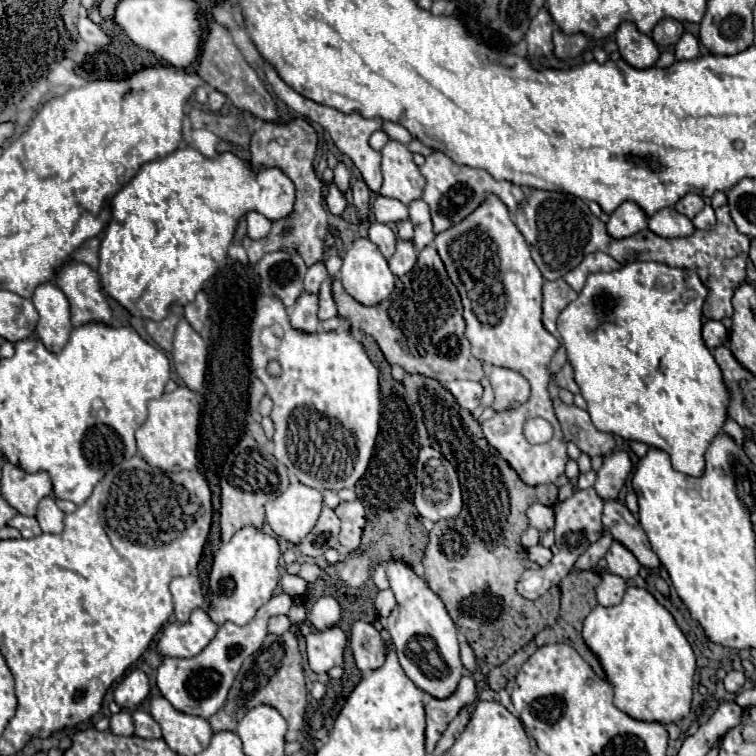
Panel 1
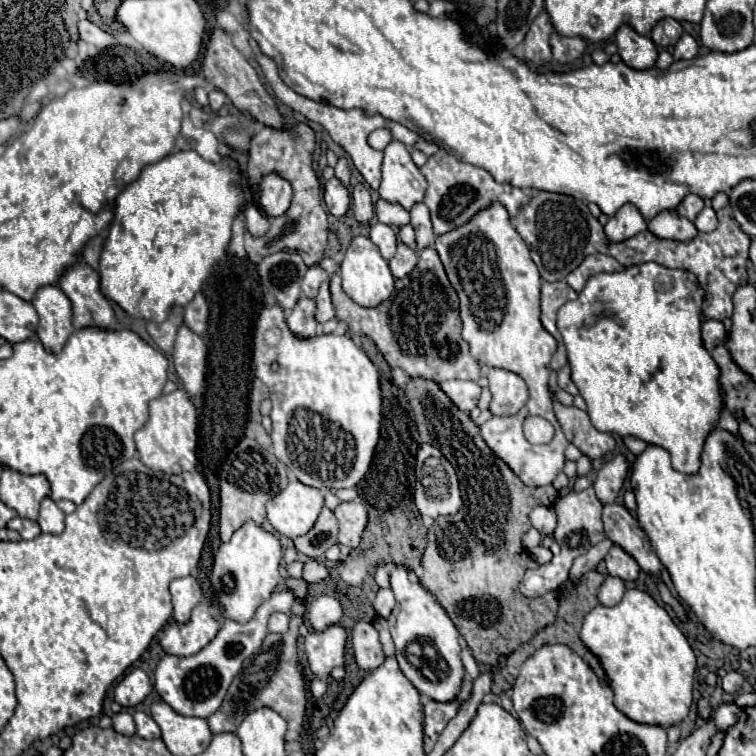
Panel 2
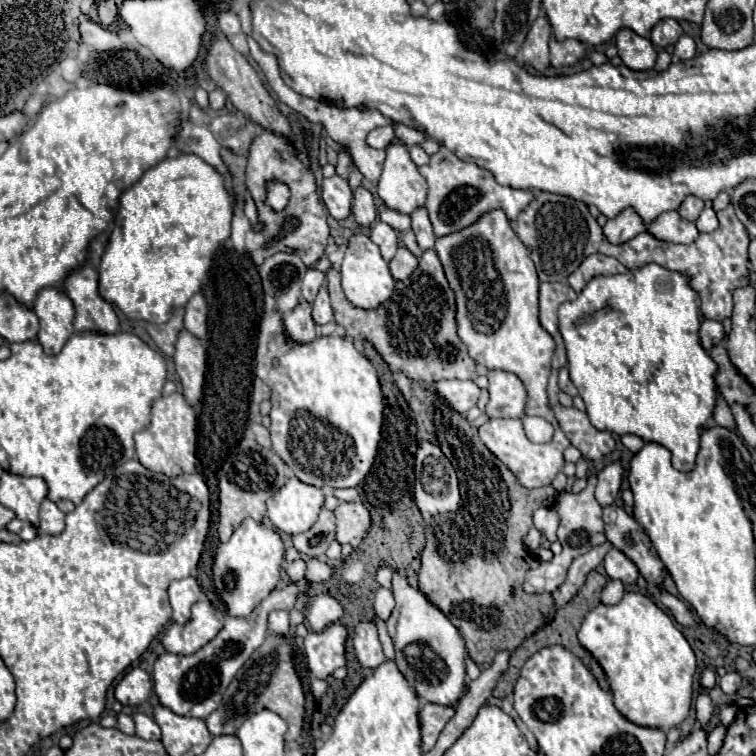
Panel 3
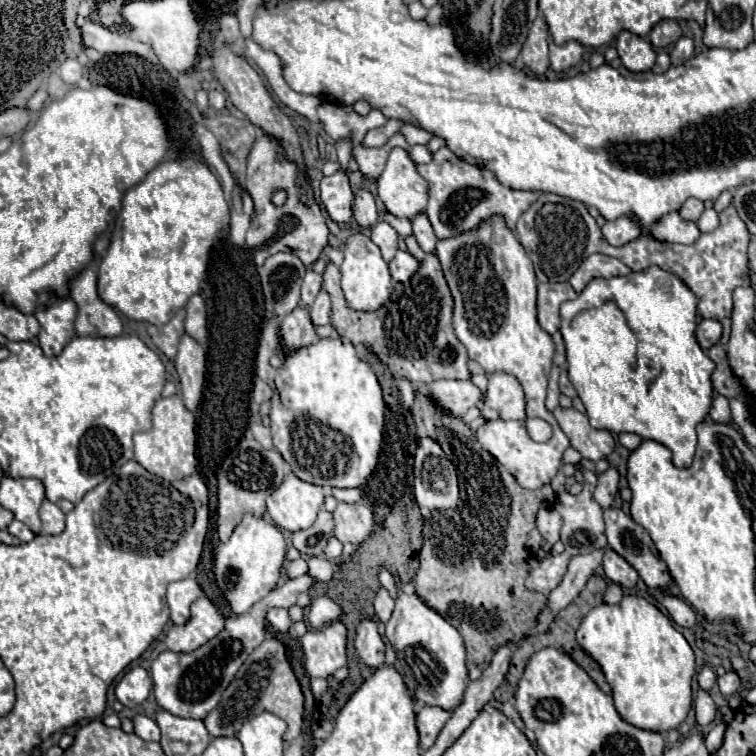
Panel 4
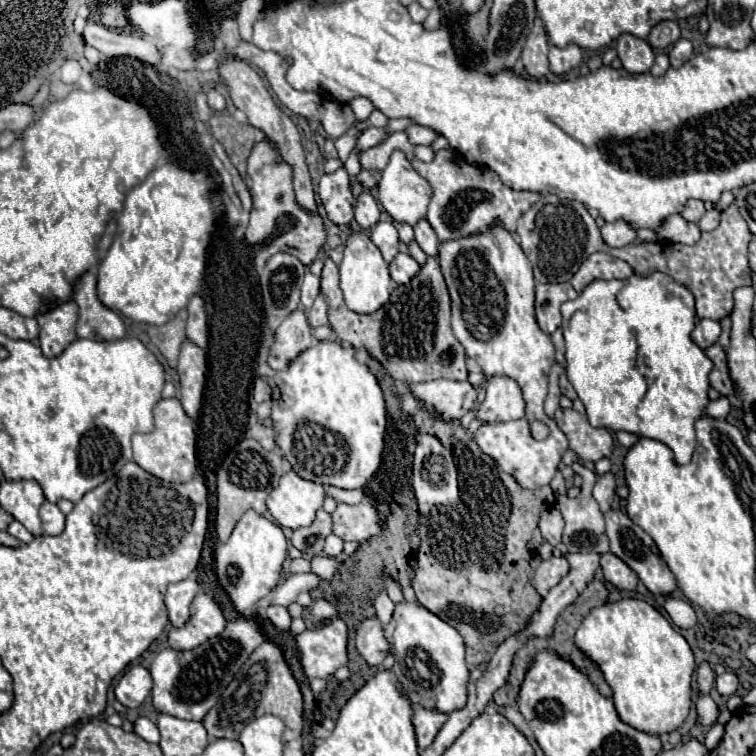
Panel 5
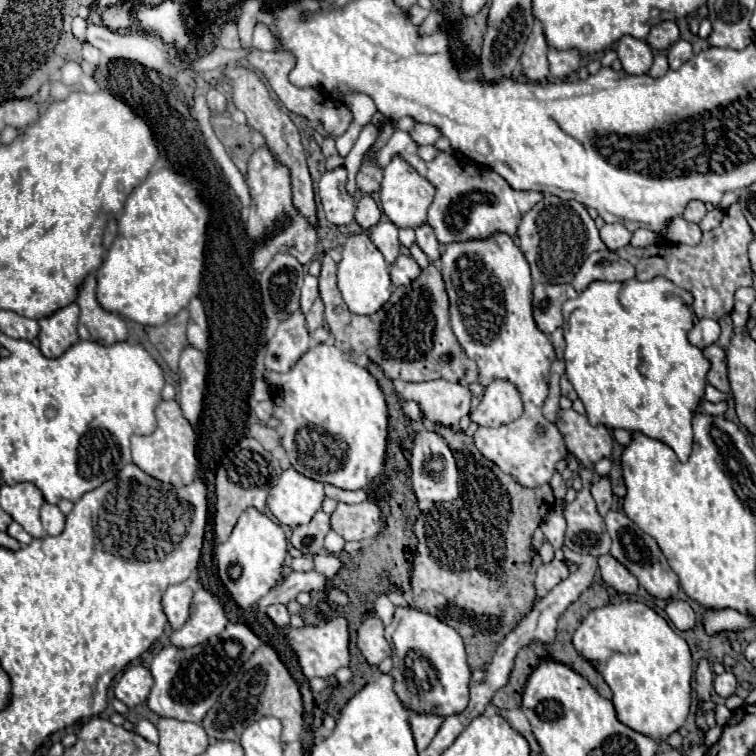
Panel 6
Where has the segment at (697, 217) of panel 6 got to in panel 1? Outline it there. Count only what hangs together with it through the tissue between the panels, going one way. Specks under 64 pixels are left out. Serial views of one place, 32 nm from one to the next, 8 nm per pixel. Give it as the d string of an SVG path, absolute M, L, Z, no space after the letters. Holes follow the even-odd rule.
M686 194L684 198L680 198L678 202L676 202L676 206L674 206L680 214L684 214L684 216L688 216L690 220L704 208L704 200L698 196L698 194Z

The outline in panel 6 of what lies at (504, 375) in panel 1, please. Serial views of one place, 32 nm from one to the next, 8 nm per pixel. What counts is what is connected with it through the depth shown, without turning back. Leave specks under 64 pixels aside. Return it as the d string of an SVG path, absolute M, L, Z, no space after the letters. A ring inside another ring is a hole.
M492 380L486 386L482 402L472 408L472 422L480 426L500 426L520 418L524 404L520 400L518 388L508 380Z

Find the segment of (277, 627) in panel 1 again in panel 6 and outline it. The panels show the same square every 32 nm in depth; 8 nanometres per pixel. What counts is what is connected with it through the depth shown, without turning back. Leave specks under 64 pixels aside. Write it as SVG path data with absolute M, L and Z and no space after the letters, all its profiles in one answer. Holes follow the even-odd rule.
M282 604L268 606L268 618L270 618L278 628L286 628L286 626L290 624L290 614L288 614L286 606L282 606Z

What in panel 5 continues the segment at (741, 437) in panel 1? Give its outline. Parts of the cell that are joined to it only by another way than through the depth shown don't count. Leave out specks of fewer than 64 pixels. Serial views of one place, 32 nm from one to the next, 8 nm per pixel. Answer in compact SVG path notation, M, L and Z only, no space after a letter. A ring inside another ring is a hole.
M720 396L716 402L710 402L706 408L706 414L710 418L726 418L730 414L730 404L726 396Z

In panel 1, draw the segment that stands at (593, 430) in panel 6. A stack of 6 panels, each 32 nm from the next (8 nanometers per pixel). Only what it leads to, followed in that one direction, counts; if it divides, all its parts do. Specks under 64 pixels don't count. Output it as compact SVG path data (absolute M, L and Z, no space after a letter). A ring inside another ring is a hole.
M560 398L554 400L554 410L556 410L556 416L560 420L560 426L566 438L568 440L572 438L582 452L586 452L588 456L596 456L596 454L604 456L614 450L614 436L596 430L586 410L574 404L568 406Z

